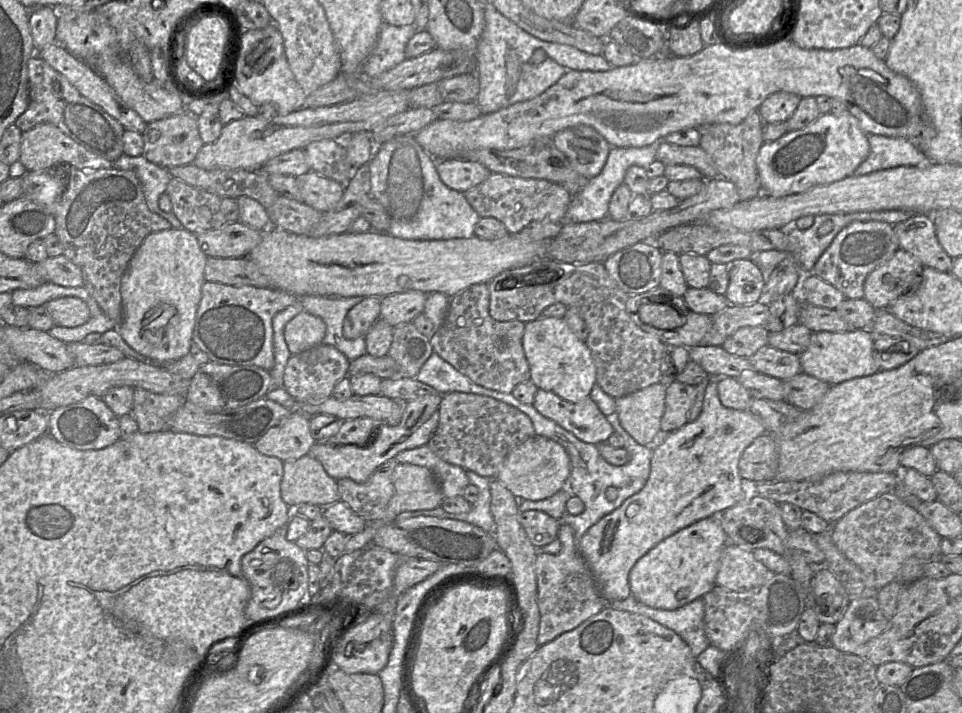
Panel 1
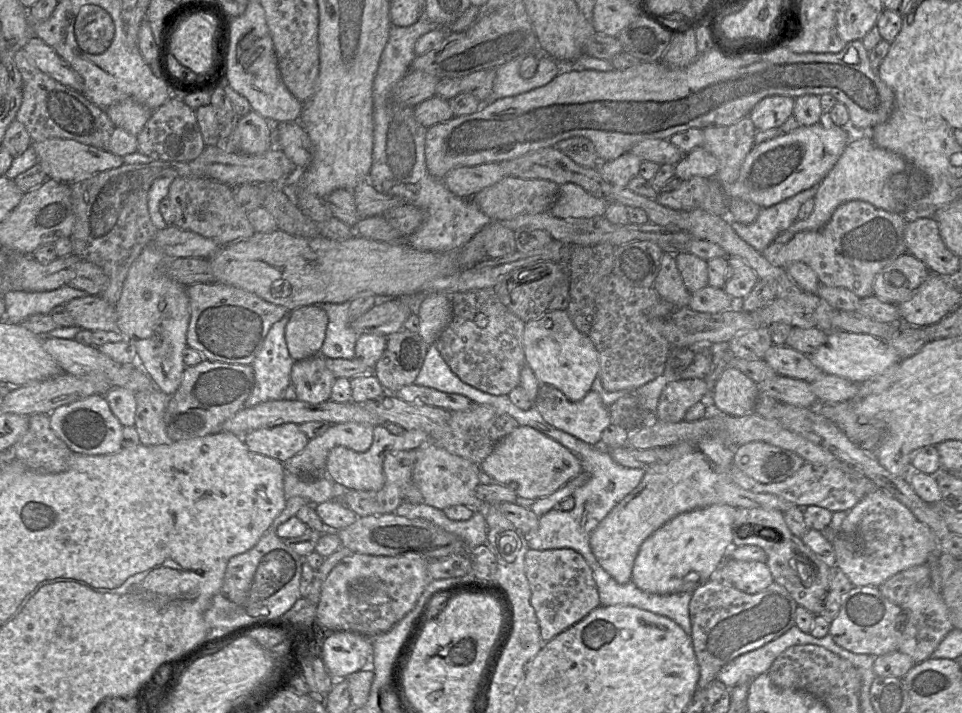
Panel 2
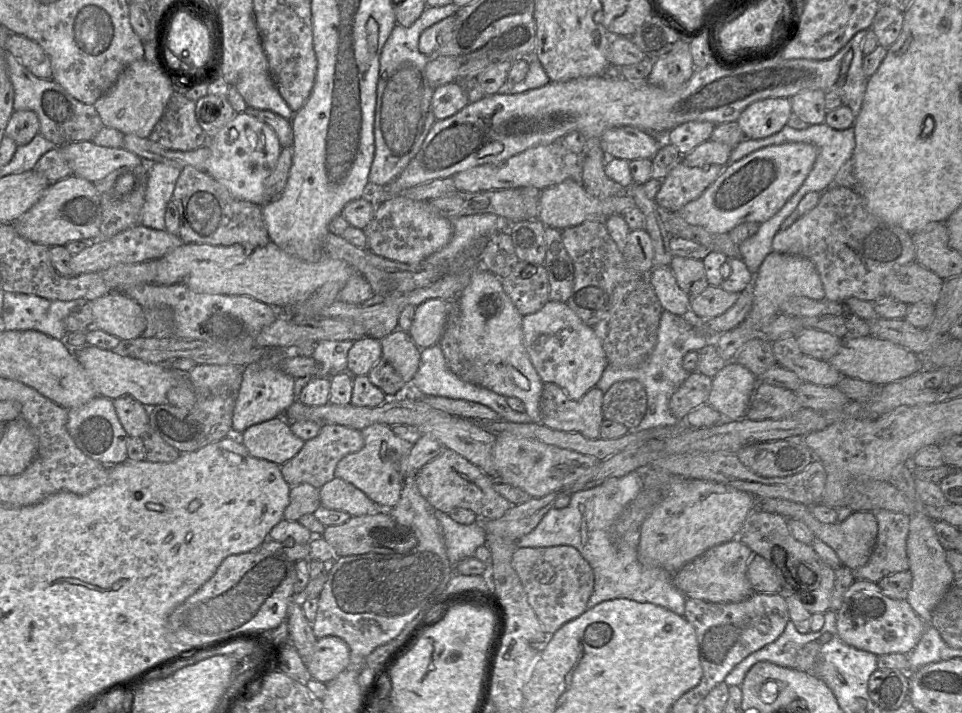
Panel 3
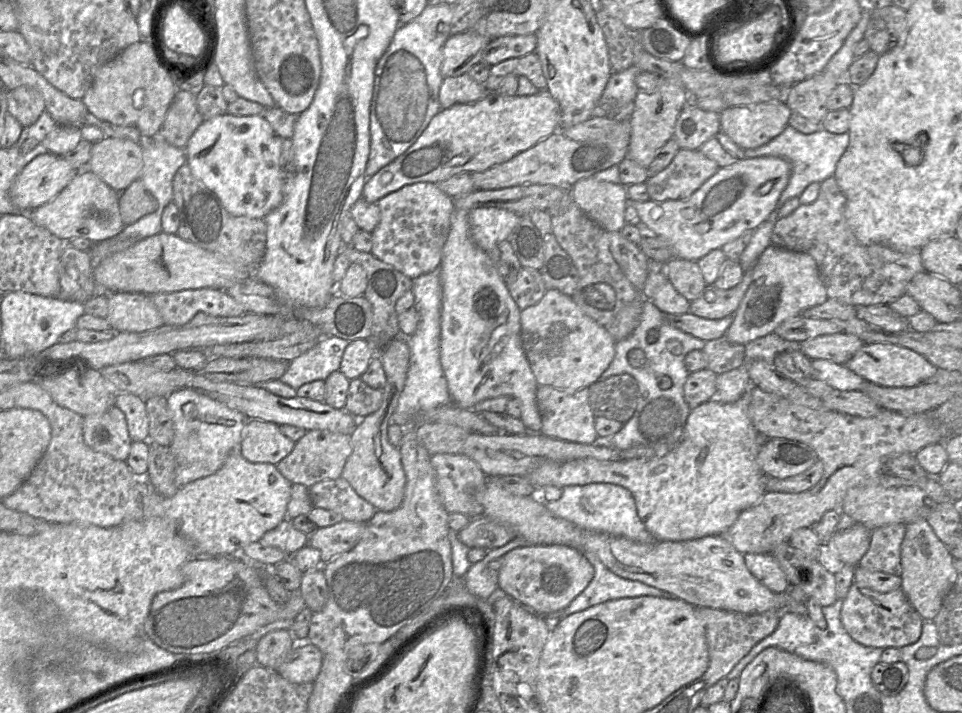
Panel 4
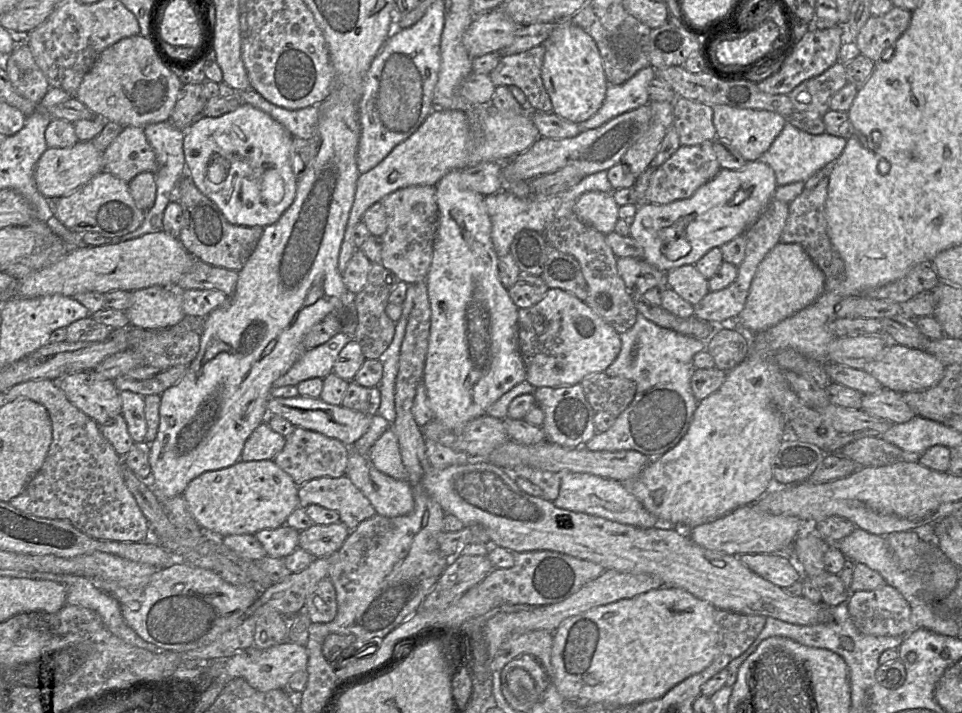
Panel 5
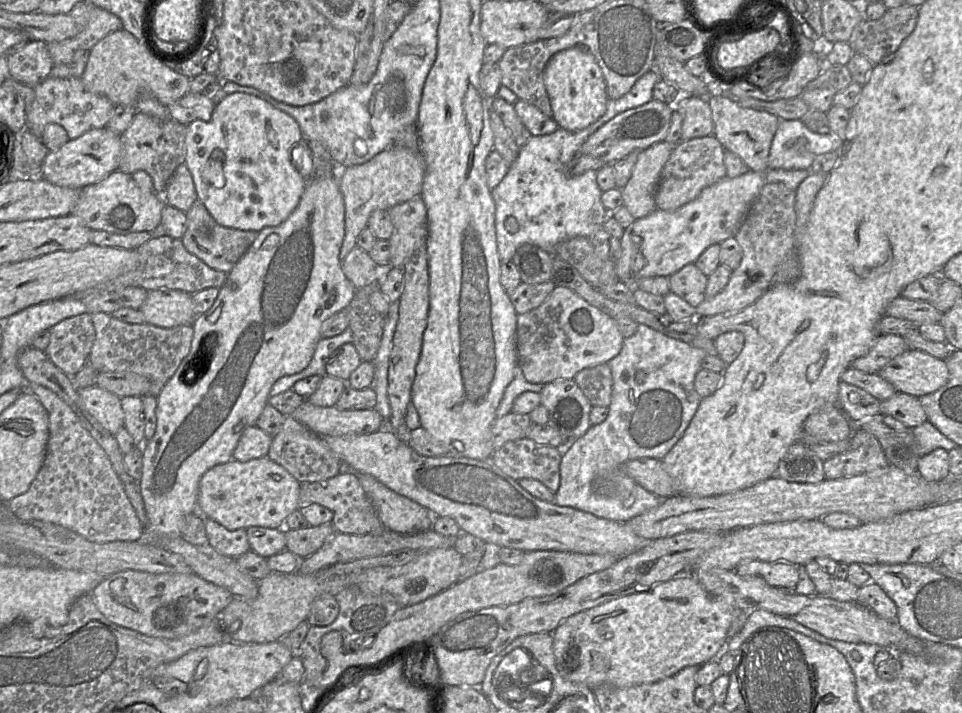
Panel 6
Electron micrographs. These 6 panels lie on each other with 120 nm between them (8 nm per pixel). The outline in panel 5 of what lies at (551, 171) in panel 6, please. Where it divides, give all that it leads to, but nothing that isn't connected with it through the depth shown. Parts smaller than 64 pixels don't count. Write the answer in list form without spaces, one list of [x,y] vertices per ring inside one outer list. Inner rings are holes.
[[[649,65],[621,85],[608,83],[601,108],[590,119],[578,123],[581,131],[598,128],[618,115],[647,105],[650,102],[648,86],[655,77],[656,69]],[[600,171],[585,176],[577,185],[569,190],[544,200],[523,199],[502,188],[500,191],[490,194],[485,198],[485,204],[492,224],[491,238],[498,257],[510,253],[510,246],[514,237],[522,230],[529,229],[544,233],[550,224],[558,216],[574,212],[576,201],[585,192],[599,191],[613,193],[607,171]]]

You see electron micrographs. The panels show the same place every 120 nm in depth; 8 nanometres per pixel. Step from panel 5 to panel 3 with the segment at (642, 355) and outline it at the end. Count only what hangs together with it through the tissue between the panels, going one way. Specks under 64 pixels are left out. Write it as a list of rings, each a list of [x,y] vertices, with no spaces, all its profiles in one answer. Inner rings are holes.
[[[663,310],[660,318],[657,344],[644,363],[636,368],[618,369],[607,365],[596,387],[605,393],[614,383],[623,380],[637,380],[646,392],[647,409],[639,425],[629,431],[642,431],[651,428],[674,426],[681,421],[670,411],[669,402],[672,395],[686,380],[691,372],[683,367],[683,358],[689,351],[699,351],[706,346],[715,336],[708,335],[702,330],[697,330],[690,319],[675,315]]]

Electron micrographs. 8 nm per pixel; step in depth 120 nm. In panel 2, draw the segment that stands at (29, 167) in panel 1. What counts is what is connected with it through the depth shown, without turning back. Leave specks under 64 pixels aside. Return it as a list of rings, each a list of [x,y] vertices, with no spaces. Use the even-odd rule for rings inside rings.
[[[51,138],[40,142],[32,142],[31,146],[36,152],[38,164],[46,173],[48,179],[67,184],[91,178],[97,173],[118,168],[124,164],[121,156],[75,140]]]

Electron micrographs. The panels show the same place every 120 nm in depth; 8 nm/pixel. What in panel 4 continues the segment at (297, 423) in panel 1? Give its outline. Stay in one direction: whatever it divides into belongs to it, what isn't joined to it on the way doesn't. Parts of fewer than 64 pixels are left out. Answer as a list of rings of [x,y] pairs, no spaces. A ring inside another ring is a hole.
[[[248,419],[239,453],[251,463],[276,465],[291,453],[295,442],[282,434],[279,425],[259,419]]]

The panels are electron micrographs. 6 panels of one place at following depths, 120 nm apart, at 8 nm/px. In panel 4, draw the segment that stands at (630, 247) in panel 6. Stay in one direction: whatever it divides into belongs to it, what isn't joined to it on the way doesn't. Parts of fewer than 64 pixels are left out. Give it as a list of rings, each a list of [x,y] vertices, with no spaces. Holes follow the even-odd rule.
[[[762,156],[762,157],[751,157],[744,158],[732,165],[727,167],[720,167],[717,172],[706,180],[689,198],[687,199],[678,199],[678,200],[666,200],[663,202],[647,200],[647,201],[632,201],[628,199],[628,204],[633,206],[640,217],[640,225],[646,232],[646,234],[653,234],[662,236],[668,240],[674,249],[674,258],[694,260],[698,261],[700,258],[704,257],[710,251],[714,249],[721,248],[724,244],[735,240],[740,237],[747,230],[755,230],[758,228],[774,211],[777,211],[777,202],[780,198],[782,191],[788,184],[791,174],[791,166],[786,159],[774,156]]]

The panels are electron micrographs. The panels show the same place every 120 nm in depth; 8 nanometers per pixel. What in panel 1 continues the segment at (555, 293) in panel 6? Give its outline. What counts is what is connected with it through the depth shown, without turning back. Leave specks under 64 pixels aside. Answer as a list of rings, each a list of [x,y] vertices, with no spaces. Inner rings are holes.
[[[540,317],[525,323],[522,346],[529,364],[530,380],[538,389],[553,392],[571,403],[578,403],[590,395],[596,383],[596,368],[591,352],[586,342],[579,340],[572,332],[564,318]]]

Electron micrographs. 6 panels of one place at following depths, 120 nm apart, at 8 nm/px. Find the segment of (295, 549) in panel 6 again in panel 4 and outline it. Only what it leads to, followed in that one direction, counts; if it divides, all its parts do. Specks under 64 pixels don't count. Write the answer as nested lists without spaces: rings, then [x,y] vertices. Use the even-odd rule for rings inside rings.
[[[342,520],[329,527],[316,528],[308,545],[319,550],[322,564],[353,549],[362,538],[366,523]]]

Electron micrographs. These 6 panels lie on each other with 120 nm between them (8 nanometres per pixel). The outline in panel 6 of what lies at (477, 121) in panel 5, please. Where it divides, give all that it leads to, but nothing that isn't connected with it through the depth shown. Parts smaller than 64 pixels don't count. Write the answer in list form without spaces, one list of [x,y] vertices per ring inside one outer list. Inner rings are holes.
[[[391,146],[363,164],[339,168],[337,178],[345,206],[345,235],[339,253],[341,262],[357,245],[357,237],[367,227],[370,214],[377,209],[389,210],[419,196],[424,174],[425,161],[421,151],[403,146]]]

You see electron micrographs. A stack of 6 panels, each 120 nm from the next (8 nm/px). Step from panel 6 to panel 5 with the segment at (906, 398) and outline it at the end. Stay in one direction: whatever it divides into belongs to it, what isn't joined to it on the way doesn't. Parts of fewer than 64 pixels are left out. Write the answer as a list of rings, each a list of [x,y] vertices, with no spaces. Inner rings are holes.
[[[882,389],[875,394],[865,394],[862,397],[861,409],[871,416],[885,419],[892,424],[908,422],[916,415],[902,395],[888,389]]]

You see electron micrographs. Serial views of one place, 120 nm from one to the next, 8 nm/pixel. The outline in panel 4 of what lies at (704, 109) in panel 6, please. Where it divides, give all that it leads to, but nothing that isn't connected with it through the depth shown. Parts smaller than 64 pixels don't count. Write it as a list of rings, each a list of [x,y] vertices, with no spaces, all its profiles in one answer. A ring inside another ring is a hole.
[[[690,100],[677,118],[674,138],[681,149],[698,150],[720,131],[719,113],[703,110]]]

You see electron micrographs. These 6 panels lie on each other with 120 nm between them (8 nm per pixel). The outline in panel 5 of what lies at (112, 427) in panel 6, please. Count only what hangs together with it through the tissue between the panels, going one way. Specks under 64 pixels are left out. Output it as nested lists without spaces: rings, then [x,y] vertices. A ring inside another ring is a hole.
[[[94,370],[74,372],[53,380],[68,400],[99,426],[121,415],[121,398],[113,381]]]

